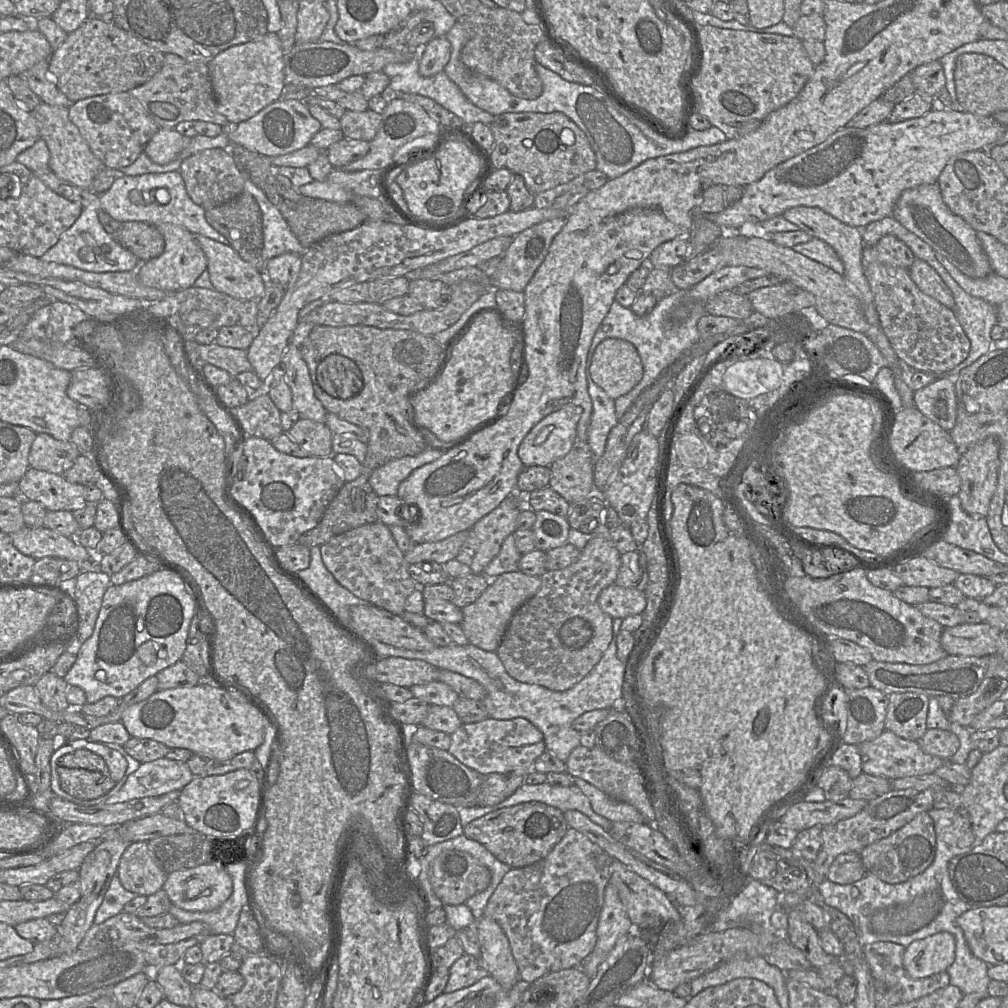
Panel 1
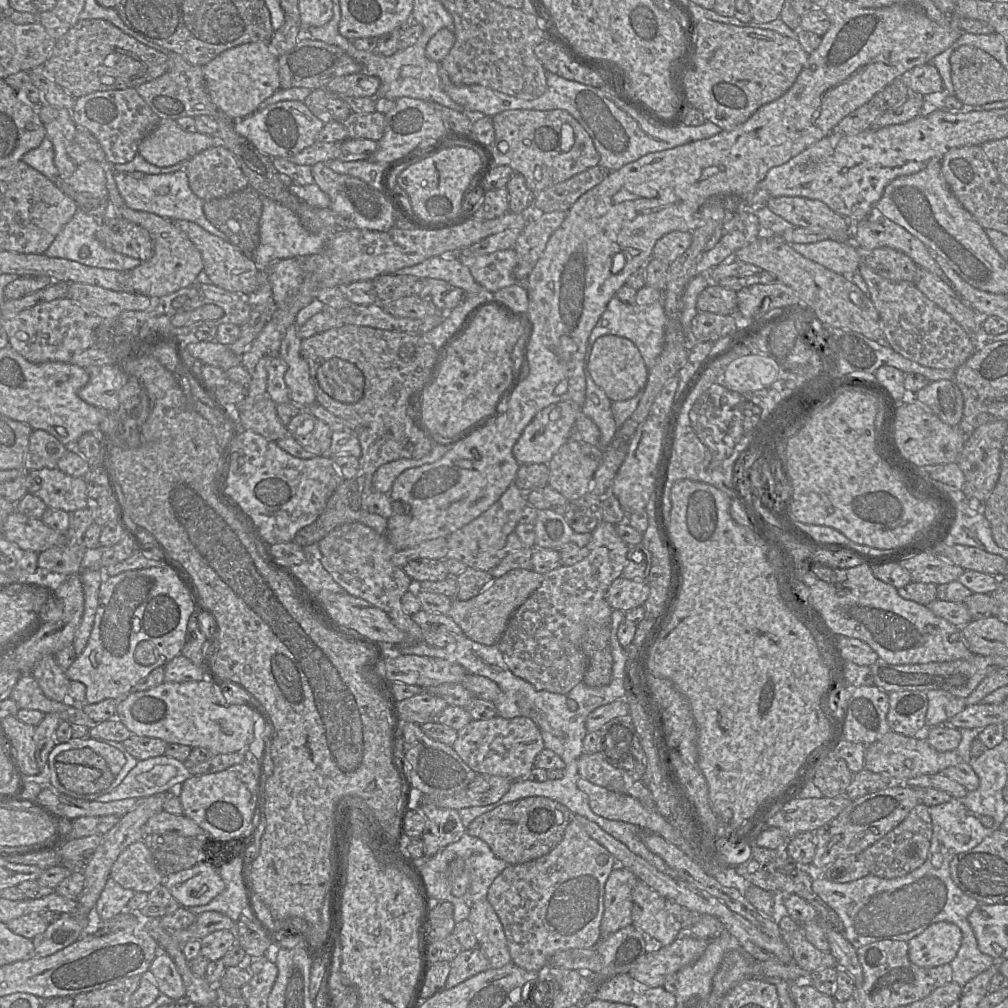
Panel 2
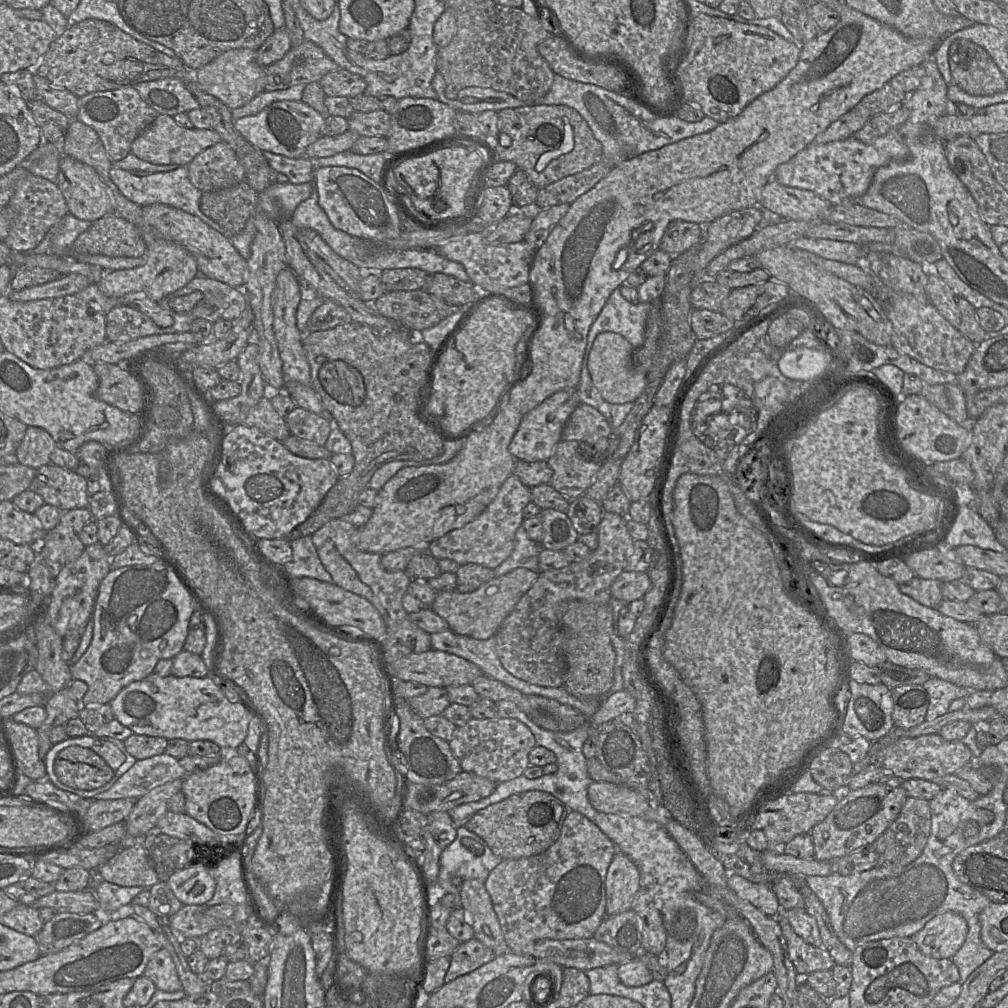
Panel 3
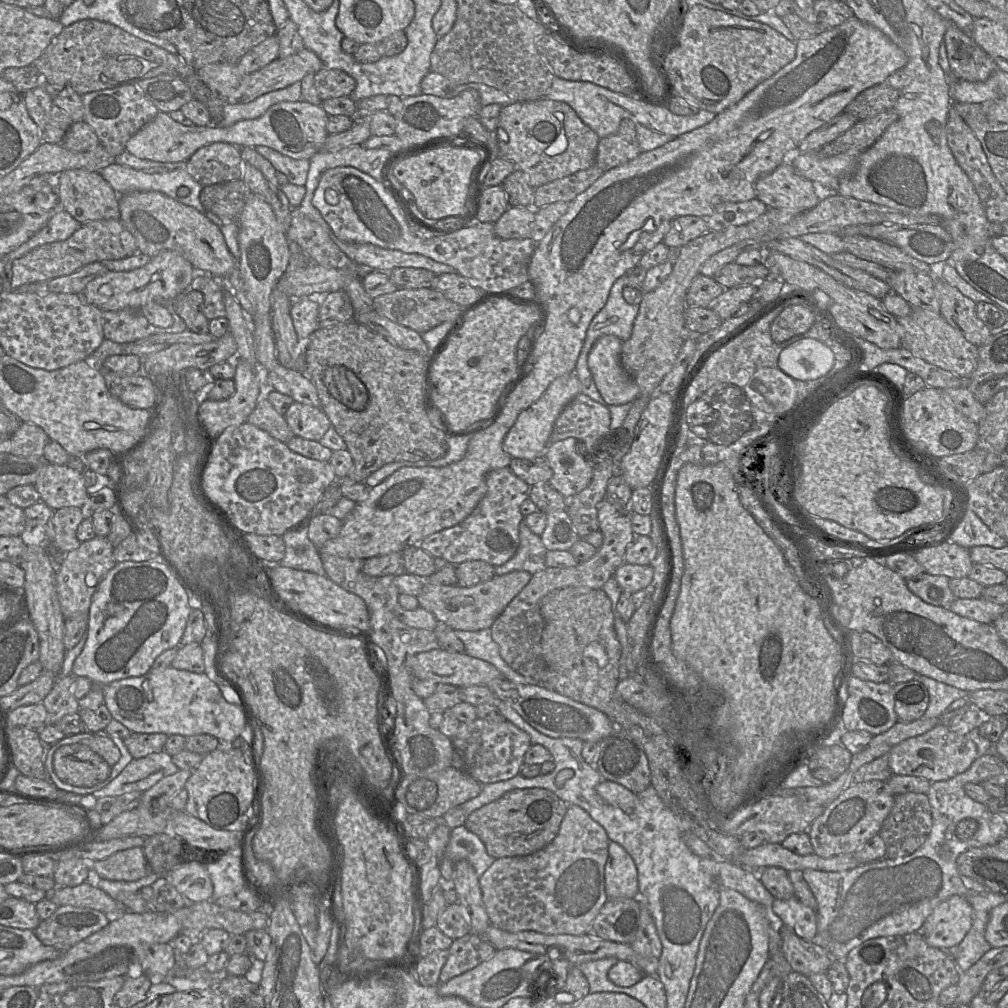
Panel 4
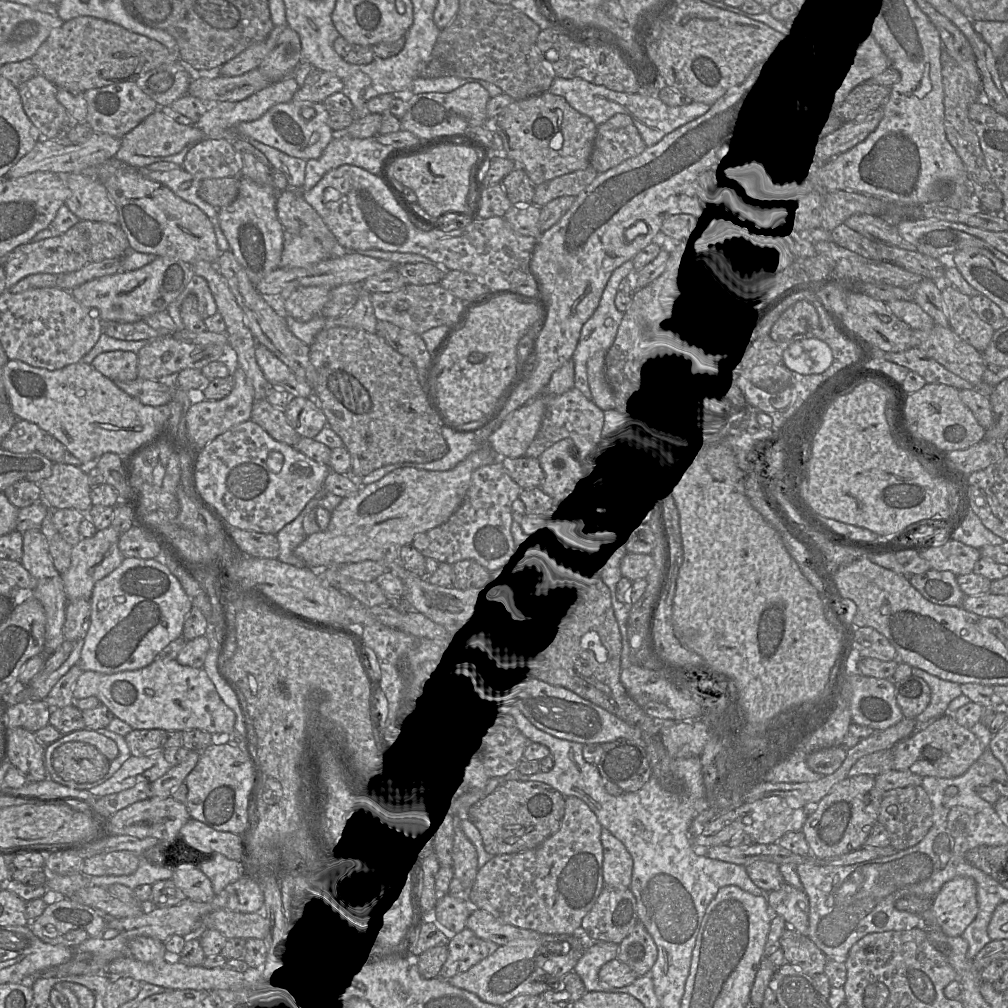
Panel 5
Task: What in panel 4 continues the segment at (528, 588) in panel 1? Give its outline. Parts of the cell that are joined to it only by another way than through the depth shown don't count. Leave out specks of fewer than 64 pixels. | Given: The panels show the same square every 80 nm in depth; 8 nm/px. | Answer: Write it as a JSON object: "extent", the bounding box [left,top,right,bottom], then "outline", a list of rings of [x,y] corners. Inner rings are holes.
{"extent":[417,571,532,631],"outline":[[[512,571],[504,575],[494,575],[490,580],[472,587],[438,585],[424,581],[421,593],[417,596],[419,605],[431,612],[442,627],[454,631],[478,631],[491,628],[497,617],[531,580],[532,574],[526,571]]]}

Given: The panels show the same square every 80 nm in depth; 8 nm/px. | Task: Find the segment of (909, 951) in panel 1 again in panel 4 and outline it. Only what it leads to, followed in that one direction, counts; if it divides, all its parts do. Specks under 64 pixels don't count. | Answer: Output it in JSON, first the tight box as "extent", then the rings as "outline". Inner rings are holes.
{"extent":[917,895,973,952],"outline":[[[953,895],[933,909],[917,933],[930,946],[948,952],[964,939],[972,921],[973,911],[969,902]]]}

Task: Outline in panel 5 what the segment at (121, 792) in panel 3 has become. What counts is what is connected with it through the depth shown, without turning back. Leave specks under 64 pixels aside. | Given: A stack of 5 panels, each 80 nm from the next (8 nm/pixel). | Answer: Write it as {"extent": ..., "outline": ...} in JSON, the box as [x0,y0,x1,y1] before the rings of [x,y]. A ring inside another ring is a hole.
{"extent":[90,750,172,797],"outline":[[[163,750],[150,752],[142,757],[131,755],[109,779],[90,789],[93,796],[101,797],[133,787],[139,782],[154,782],[172,766],[165,759]]]}

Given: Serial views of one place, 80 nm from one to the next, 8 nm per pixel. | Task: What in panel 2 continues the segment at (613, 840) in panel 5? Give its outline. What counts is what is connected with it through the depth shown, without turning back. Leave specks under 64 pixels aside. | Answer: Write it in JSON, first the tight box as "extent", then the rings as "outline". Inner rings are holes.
{"extent":[601,865,638,938],"outline":[[[620,865],[611,871],[604,886],[601,938],[631,924],[632,889],[638,881],[630,870]]]}

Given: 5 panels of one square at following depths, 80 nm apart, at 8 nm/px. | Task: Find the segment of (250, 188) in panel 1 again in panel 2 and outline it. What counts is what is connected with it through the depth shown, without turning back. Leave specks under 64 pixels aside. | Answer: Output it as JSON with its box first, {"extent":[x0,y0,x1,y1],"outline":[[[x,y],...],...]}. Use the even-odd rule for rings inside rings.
{"extent":[251,196,338,271],"outline":[[[261,196],[261,202],[260,244],[251,257],[258,271],[268,270],[274,262],[281,259],[302,259],[312,254],[316,254],[327,245],[330,236],[338,231],[336,229],[322,229],[317,233],[311,233],[302,226],[297,215],[289,208],[266,196]]]}

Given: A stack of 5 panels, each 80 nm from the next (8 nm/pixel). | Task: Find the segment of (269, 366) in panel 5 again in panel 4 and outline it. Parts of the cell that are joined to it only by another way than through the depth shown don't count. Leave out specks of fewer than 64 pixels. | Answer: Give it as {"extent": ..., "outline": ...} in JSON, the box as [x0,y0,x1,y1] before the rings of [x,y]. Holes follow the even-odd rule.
{"extent":[267,363,320,407],"outline":[[[278,363],[273,369],[267,370],[267,381],[274,390],[292,397],[296,402],[320,407],[317,390],[305,373]]]}

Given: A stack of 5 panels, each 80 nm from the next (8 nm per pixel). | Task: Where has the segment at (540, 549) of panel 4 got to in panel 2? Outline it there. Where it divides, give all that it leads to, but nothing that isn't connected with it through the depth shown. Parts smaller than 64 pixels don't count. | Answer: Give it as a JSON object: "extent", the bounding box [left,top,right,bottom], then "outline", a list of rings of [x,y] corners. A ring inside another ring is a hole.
{"extent":[489,530,532,578],"outline":[[[515,530],[508,536],[505,555],[500,563],[489,571],[493,578],[499,578],[514,569],[532,569],[532,549],[525,545]]]}

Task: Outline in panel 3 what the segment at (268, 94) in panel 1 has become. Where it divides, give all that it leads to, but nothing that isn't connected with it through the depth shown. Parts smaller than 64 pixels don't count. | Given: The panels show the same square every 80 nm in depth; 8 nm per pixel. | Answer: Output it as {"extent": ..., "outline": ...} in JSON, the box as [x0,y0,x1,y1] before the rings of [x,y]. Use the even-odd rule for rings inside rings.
{"extent":[196,49,265,110],"outline":[[[231,49],[196,70],[201,88],[221,100],[231,110],[241,107],[265,91],[265,67],[257,63],[256,50]]]}

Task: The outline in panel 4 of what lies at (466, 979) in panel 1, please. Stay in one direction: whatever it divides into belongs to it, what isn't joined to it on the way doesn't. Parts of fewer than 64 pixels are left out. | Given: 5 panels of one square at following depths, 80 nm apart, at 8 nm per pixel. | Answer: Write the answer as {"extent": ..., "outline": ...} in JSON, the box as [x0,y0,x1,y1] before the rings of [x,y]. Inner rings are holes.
{"extent":[440,932,496,983],"outline":[[[472,932],[453,940],[448,949],[448,959],[440,972],[440,983],[475,968],[490,959],[496,951],[491,943]]]}

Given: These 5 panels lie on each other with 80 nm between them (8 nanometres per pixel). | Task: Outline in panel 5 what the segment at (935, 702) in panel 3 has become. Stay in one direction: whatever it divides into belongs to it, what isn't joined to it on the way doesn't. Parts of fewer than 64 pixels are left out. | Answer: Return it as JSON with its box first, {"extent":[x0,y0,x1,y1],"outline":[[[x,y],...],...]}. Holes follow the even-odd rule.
{"extent":[912,667,960,722],"outline":[[[912,667],[912,675],[923,679],[931,690],[931,701],[927,708],[915,719],[918,722],[926,722],[935,716],[943,716],[947,713],[949,703],[960,695],[960,684],[943,680],[928,672]]]}

